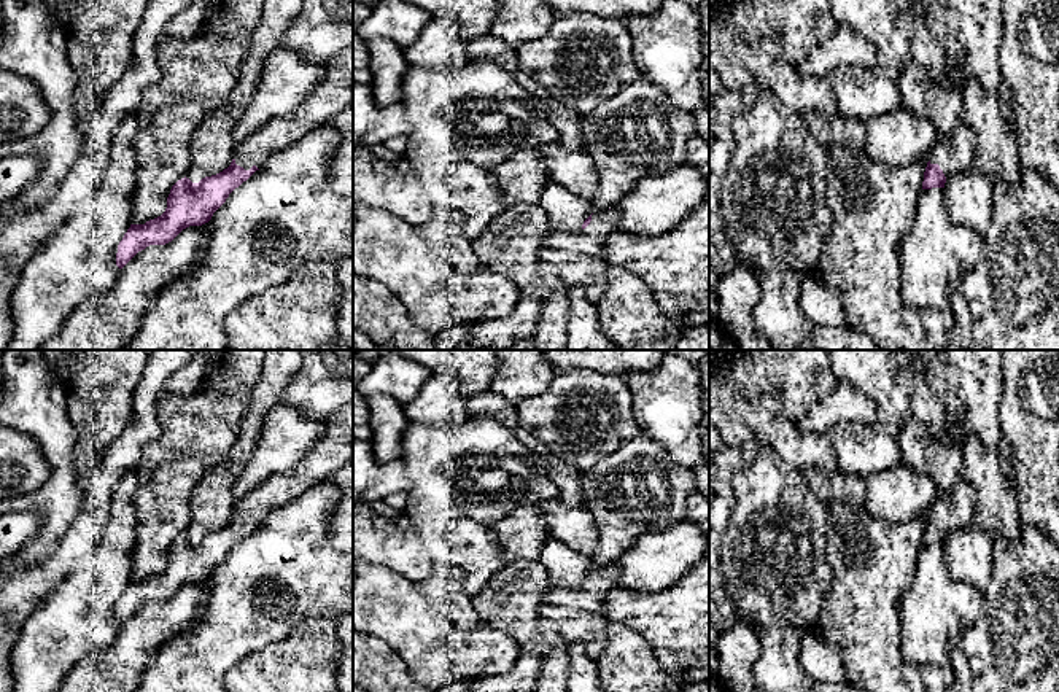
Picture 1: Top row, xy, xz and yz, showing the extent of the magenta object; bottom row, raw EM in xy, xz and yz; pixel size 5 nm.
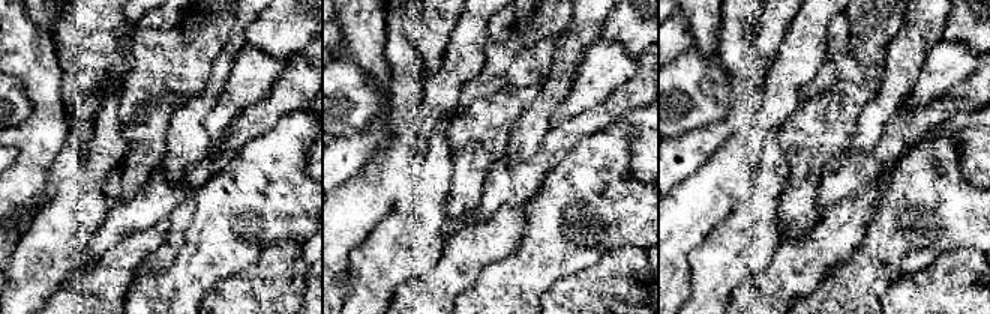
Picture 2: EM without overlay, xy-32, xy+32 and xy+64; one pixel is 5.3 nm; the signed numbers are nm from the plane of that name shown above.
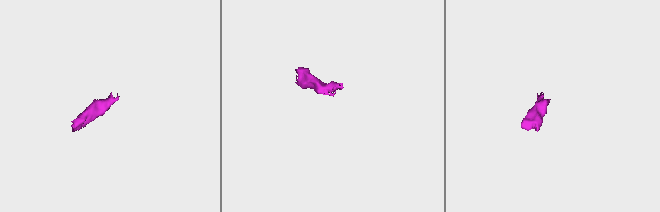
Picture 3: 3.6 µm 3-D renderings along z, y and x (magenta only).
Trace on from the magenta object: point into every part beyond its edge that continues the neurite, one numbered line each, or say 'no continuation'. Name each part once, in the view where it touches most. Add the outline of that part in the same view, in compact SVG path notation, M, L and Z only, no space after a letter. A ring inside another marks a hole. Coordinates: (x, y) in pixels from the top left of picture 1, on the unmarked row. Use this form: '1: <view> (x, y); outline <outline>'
1: xy (329, 454); outline M353 401L324 420L326 434L301 458L299 465L270 476L235 504L235 520L250 527L262 523L277 506L296 500L308 487L329 479L353 458Z

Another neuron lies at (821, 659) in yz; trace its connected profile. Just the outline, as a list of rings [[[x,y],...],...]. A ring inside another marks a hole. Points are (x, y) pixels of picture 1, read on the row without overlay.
[[[808,633],[803,636],[800,663],[816,682],[844,682],[846,679],[840,649],[820,633]]]

